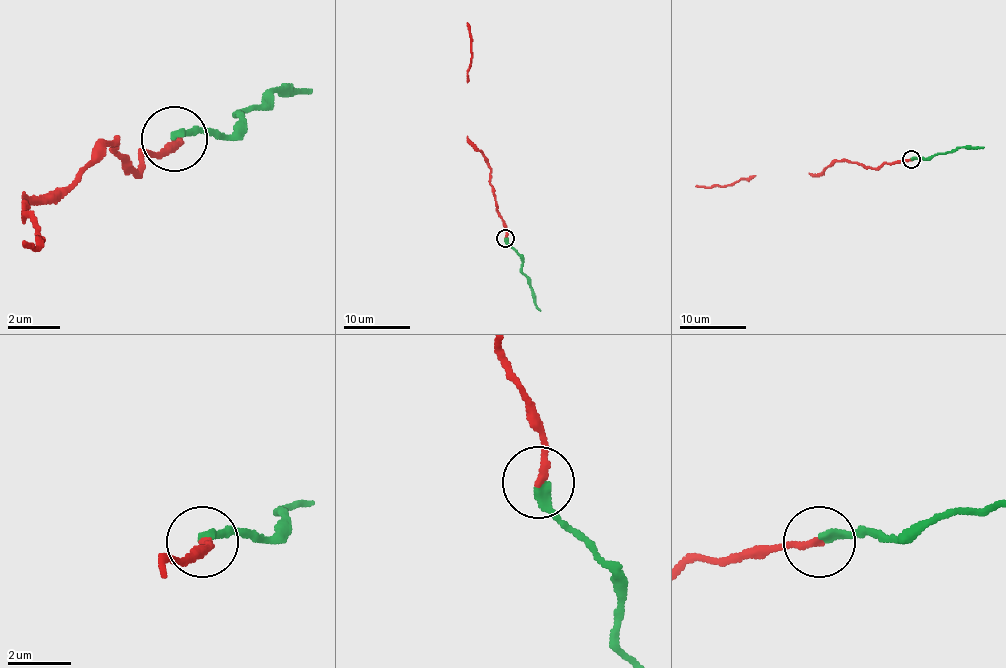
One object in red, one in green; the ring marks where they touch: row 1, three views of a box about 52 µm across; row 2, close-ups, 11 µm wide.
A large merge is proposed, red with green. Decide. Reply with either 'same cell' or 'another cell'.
same cell

